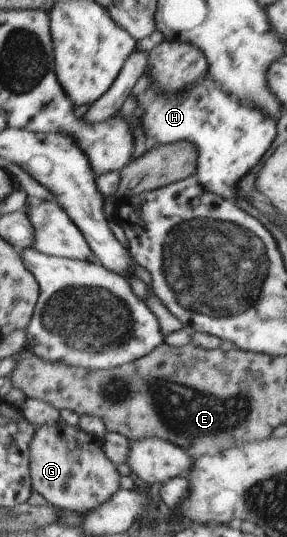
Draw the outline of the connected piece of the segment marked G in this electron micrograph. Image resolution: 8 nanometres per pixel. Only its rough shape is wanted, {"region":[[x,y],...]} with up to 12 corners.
{"region":[[27,398],[31,488],[82,514],[120,489],[103,439]]}

